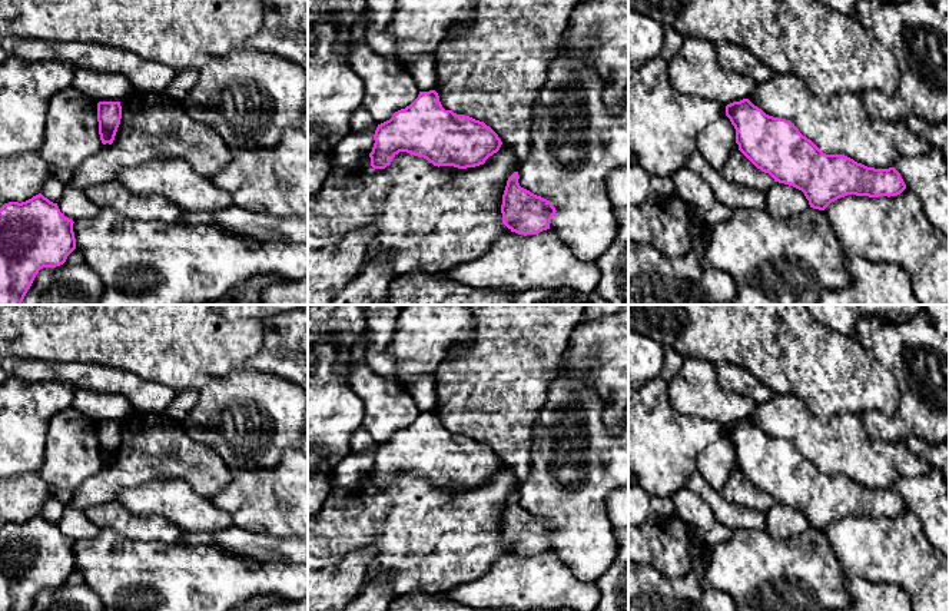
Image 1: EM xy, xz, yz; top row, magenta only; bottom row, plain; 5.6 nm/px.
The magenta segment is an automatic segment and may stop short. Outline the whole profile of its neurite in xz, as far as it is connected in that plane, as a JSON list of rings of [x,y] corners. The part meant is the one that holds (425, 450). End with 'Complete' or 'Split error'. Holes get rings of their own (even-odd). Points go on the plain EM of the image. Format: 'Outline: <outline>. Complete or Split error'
Outline: [[[435,411],[419,412],[405,429],[378,445],[369,474],[374,489],[385,489],[399,472],[427,479],[434,487],[475,488],[502,465],[484,442],[445,431]]]. Complete

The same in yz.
Outline: [[[749,419],[726,426],[726,436],[736,449],[739,471],[774,502],[802,511],[810,528],[824,531],[832,522],[847,515],[856,517],[897,517],[906,505],[895,488],[875,489],[845,475],[826,475],[810,459],[803,456],[790,441],[766,435]]]. Complete

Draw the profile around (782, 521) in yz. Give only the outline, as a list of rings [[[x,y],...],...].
[[[776,502],[764,515],[766,532],[774,539],[787,539],[810,528],[802,511],[784,504]]]

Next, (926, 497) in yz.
[[[932,466],[923,476],[896,479],[893,487],[902,497],[906,509],[918,517],[929,542],[949,558],[949,494],[942,472]]]

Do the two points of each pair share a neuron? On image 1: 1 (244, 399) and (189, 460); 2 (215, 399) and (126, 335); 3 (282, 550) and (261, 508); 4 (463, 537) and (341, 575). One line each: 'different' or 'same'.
1: different
2: different
3: different
4: different

